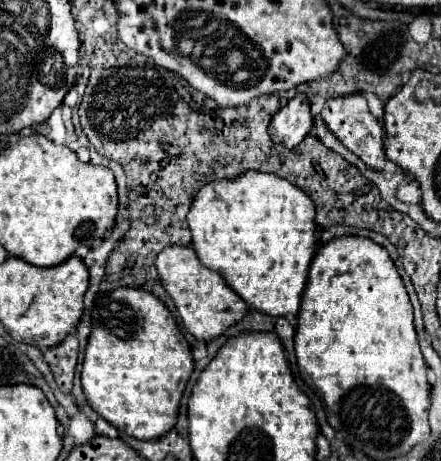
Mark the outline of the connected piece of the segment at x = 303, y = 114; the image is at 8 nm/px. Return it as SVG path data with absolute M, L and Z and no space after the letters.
M297 94L283 108L279 108L269 124L271 140L275 144L283 144L285 148L295 148L313 126L309 106L309 98L305 94Z

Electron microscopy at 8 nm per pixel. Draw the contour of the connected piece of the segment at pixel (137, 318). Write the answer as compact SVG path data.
M117 288L101 294L93 308L91 336L85 352L81 384L91 408L111 422L119 432L137 440L157 440L165 436L179 416L179 402L195 368L191 346L181 334L167 306L143 288Z

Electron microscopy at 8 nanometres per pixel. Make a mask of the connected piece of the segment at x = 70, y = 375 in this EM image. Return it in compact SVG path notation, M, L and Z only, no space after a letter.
M69 334L57 348L45 350L45 360L51 366L51 372L55 376L57 386L65 394L71 392L71 388L73 388L77 354L79 354L79 344L77 344L77 336L75 334Z

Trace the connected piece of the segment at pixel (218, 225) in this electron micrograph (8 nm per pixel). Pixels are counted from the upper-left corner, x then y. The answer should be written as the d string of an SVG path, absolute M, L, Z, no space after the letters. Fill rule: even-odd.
M245 172L233 182L221 180L207 184L201 192L197 192L187 214L187 222L193 234L191 246L201 264L215 270L253 310L269 316L299 312L309 264L315 256L315 204L305 192L301 192L301 188L275 174Z

